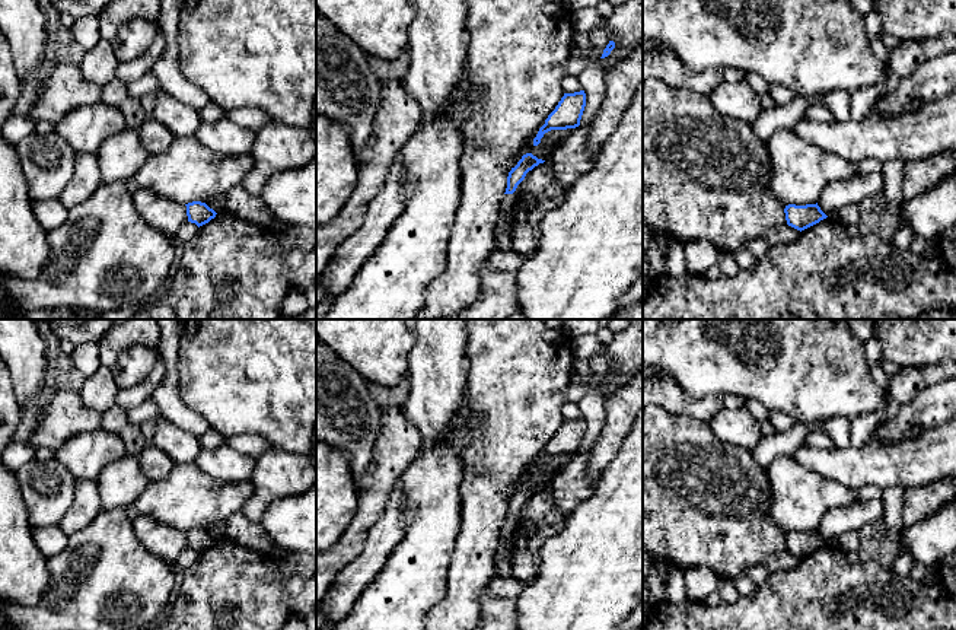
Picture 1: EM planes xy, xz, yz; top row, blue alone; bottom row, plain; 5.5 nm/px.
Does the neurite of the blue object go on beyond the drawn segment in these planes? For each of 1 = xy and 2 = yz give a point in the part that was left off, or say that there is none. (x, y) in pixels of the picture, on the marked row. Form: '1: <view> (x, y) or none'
1: none
2: none

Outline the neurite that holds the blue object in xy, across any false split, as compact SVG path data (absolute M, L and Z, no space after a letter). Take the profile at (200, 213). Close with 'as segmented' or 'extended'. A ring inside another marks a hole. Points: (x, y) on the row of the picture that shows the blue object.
M192 201L185 206L188 222L195 223L198 228L208 223L217 214L213 209L201 201Z; as segmented

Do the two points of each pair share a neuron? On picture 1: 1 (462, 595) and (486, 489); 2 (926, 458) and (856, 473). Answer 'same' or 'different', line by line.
1: same
2: same

